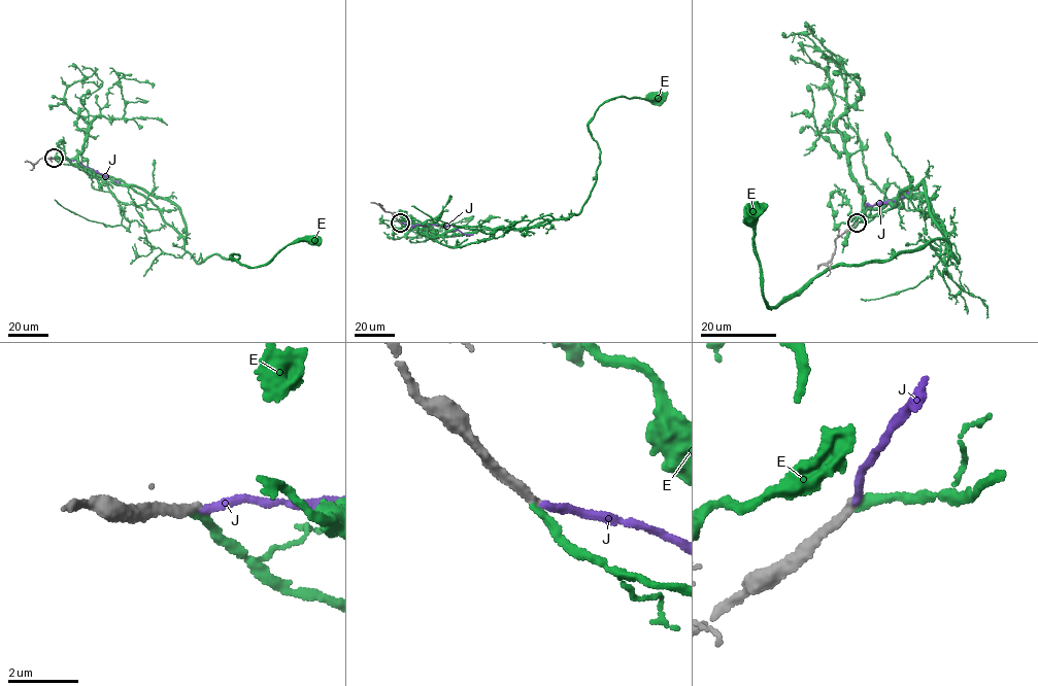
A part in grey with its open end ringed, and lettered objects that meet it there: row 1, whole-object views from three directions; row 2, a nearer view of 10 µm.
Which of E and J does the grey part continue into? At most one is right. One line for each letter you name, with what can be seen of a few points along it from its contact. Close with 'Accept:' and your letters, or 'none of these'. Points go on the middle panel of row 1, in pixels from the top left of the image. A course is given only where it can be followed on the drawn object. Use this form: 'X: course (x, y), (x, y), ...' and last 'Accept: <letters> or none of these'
E: course (400, 223), (448, 237), (576, 215), (600, 161), (588, 127), (595, 110), (616, 97), (660, 96)
Accept: E

